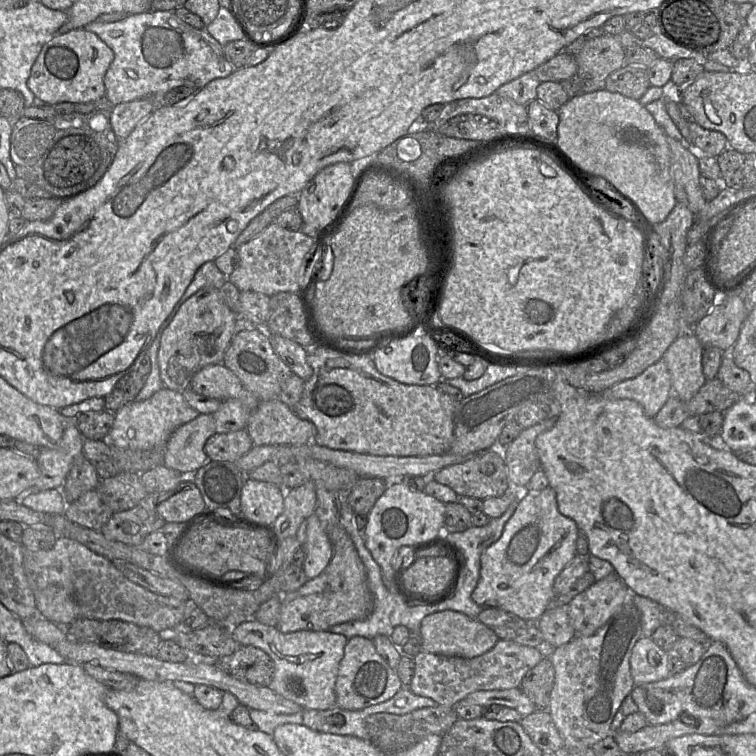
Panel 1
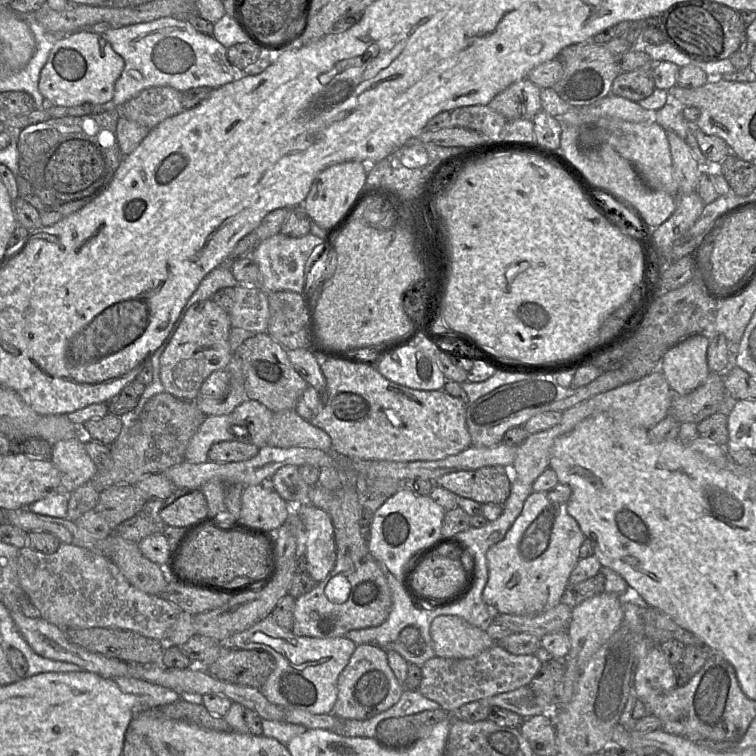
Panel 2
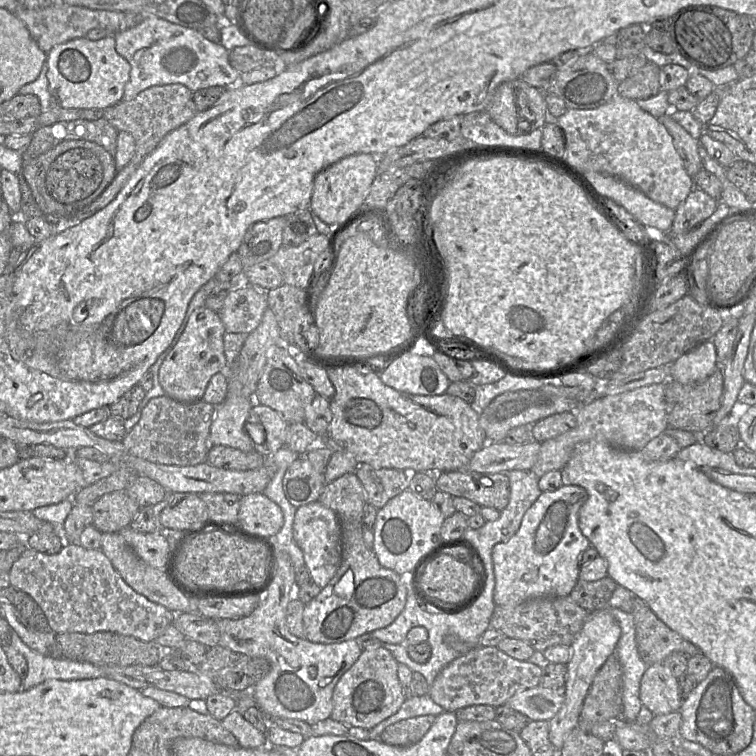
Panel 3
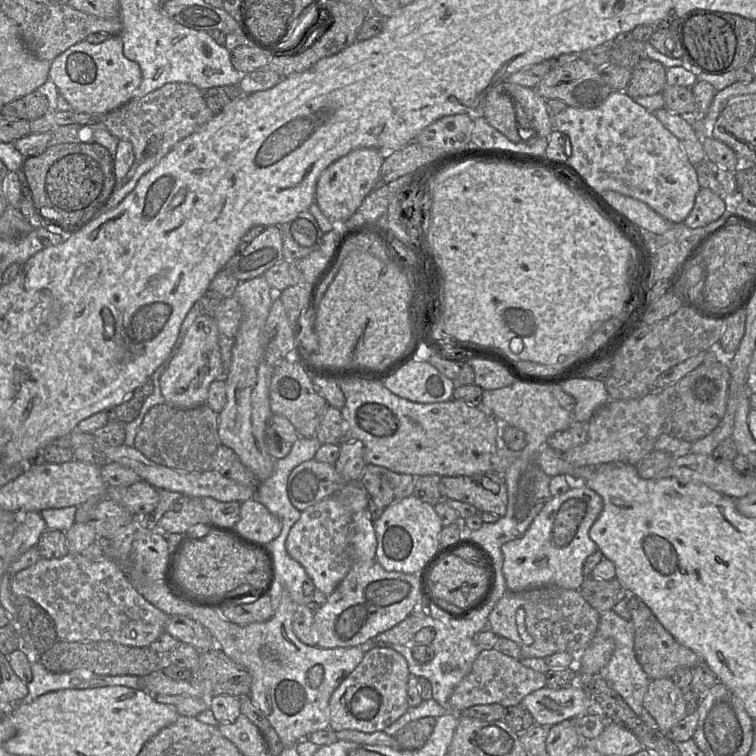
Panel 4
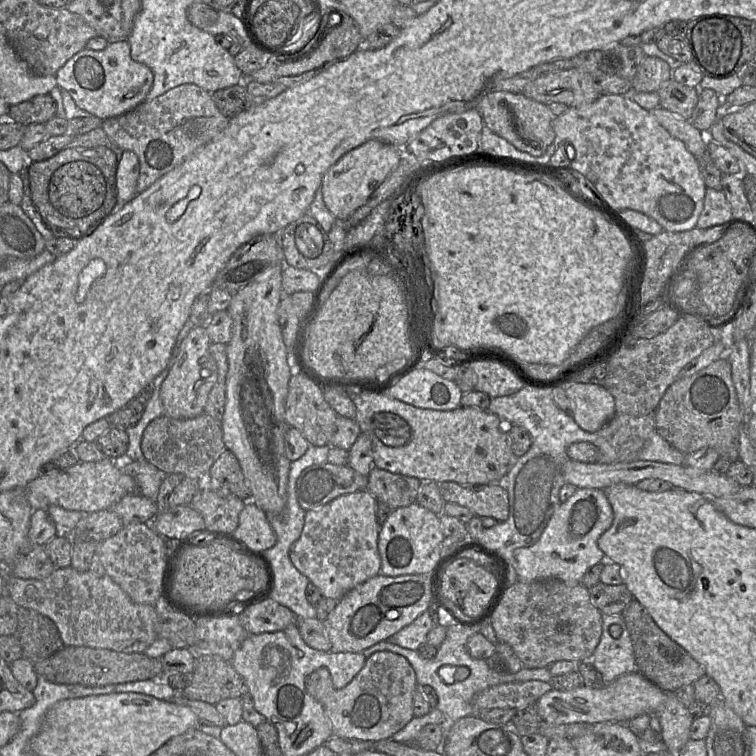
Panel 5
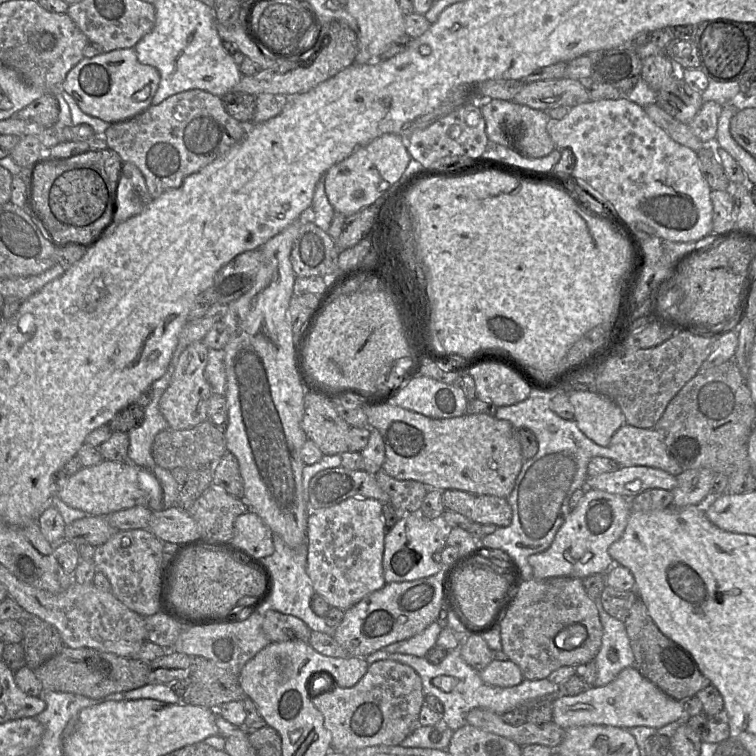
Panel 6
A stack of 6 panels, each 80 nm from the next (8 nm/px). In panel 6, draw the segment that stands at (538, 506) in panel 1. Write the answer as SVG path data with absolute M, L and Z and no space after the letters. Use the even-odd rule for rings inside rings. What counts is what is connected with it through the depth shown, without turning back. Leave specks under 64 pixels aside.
M586 489L578 505L566 517L551 546L529 556L533 579L571 577L583 579L596 573L606 573L615 563L608 548L623 535L631 512L632 498L599 489Z

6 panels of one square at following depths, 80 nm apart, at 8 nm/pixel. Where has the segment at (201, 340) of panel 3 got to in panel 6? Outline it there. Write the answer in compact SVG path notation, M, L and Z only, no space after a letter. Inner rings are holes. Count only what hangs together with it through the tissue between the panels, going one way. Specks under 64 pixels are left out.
M202 341L189 344L181 353L170 383L159 401L159 409L173 430L191 429L207 420L208 400L213 394L205 377L208 347Z

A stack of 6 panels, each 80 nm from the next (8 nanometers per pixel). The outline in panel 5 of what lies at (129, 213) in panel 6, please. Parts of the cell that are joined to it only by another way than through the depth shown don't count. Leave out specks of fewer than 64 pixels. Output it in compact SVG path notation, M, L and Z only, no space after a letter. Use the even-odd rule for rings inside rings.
M122 151L117 166L117 207L131 201L137 194L139 160L133 151Z

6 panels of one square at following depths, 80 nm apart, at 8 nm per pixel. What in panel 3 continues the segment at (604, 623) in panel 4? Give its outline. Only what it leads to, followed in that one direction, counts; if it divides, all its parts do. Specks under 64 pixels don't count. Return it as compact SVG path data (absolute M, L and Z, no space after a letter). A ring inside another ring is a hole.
M618 608L609 609L621 628L621 637L615 653L623 672L622 719L624 722L635 722L642 707L639 696L640 683L648 666L638 652L633 614Z

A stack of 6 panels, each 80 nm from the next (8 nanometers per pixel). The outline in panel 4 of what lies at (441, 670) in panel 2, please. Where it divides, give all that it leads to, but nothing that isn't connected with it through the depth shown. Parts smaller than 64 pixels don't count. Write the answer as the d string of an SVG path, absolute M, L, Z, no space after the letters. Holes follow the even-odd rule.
M495 648L482 650L473 662L471 671L454 689L449 705L458 714L475 705L499 704L505 708L518 706L525 696L545 687L544 674L525 667L519 660Z

